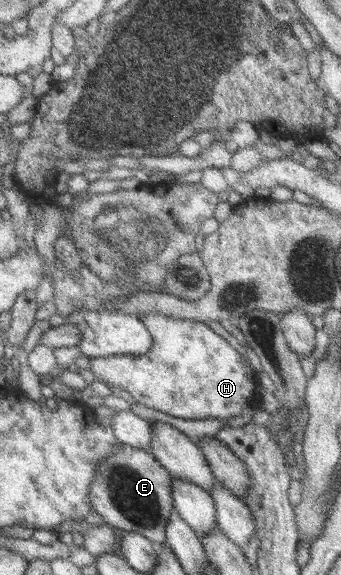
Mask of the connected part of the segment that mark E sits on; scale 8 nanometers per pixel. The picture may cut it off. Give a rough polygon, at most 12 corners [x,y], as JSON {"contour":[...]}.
{"contour":[[116,444],[88,488],[107,526],[163,544],[172,476]]}

